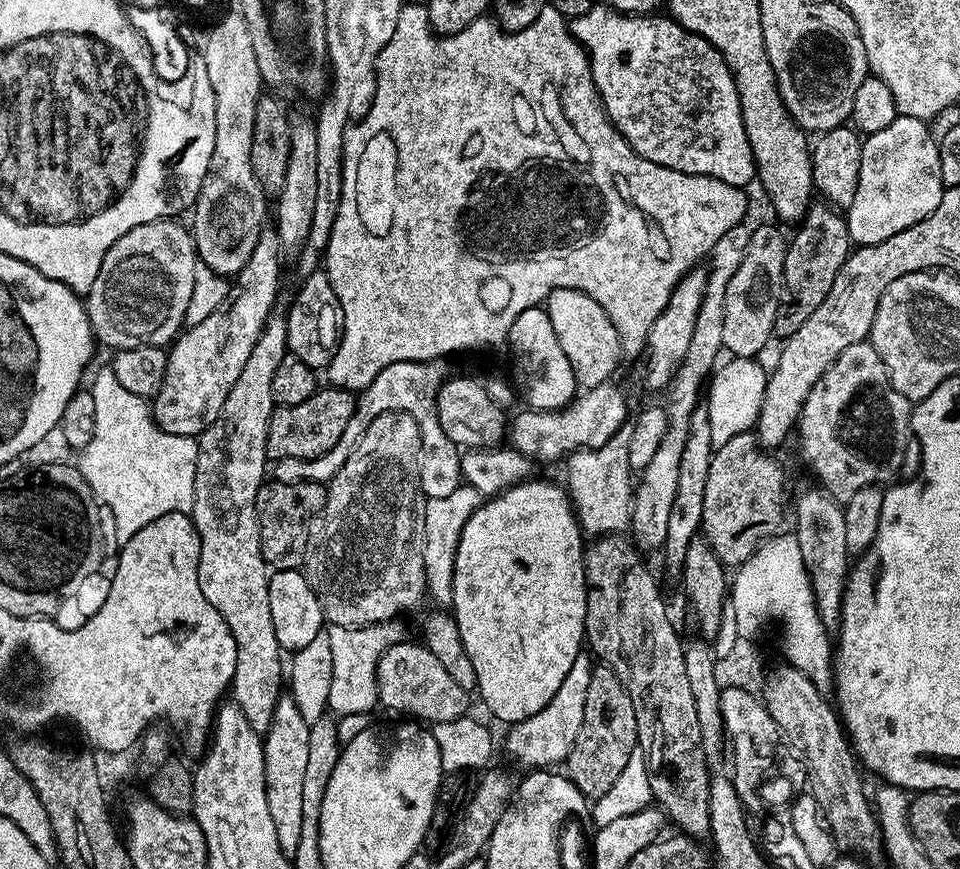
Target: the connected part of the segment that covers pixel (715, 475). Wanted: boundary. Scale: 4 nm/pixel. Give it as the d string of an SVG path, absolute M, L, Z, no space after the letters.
M755 431L738 434L734 438L730 438L730 442L726 442L721 448L717 448L713 451L710 470L706 474L706 498L702 502L702 535L704 539L710 542L714 554L718 554L718 558L725 566L739 566L745 564L771 536L775 536L781 531L780 523L784 520L784 468L772 456L775 455L773 455L771 451L765 449L764 445L757 439Z

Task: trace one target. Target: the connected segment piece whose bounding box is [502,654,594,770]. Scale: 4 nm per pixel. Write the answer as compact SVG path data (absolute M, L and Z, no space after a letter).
M588 654L574 658L574 666L570 666L562 686L558 686L558 694L554 694L554 698L550 698L550 702L546 702L538 714L509 727L502 748L508 751L510 759L525 764L528 770L548 770L567 761L574 746L574 738L578 738L578 730L582 730L582 718L586 714L586 690L590 690L590 674L594 667L594 660L591 659L593 657Z

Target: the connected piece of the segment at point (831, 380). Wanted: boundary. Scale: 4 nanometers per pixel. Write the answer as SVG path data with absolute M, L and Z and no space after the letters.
M870 342L852 344L846 350L842 350L842 354L835 360L834 363L832 363L830 370L826 370L826 374L822 374L822 378L818 378L818 382L814 382L814 386L806 398L798 423L798 434L800 432L800 452L804 455L805 462L812 467L813 474L821 480L817 481L819 481L822 485L824 491L831 494L834 499L845 502L850 498L853 498L854 494L862 487L866 487L868 485L884 486L897 479L896 471L903 466L904 455L908 452L908 440L910 444L910 433L912 431L912 410L913 405L909 403L902 394L898 394L898 390L894 390L894 386L888 377L886 362L882 362L882 358L878 354L878 350L874 350L874 346Z

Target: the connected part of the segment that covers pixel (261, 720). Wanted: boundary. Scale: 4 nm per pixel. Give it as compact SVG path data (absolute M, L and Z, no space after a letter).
M273 314L269 316L268 325L262 330L258 342L254 342L254 350L250 350L250 359L246 361L246 366L242 366L242 374L238 374L238 382L234 382L234 390L230 390L230 398L226 398L226 406L222 406L222 414L218 414L215 422L198 437L198 462L196 463L196 473L194 474L194 506L190 513L192 525L196 527L196 533L200 539L198 586L202 590L202 594L206 594L206 602L210 602L210 606L214 606L214 610L218 610L218 614L222 614L226 626L230 626L230 634L236 643L236 665L234 666L234 678L230 685L230 696L234 703L240 707L242 714L246 714L246 722L250 722L250 726L259 734L267 732L270 726L270 718L274 718L274 706L278 704L282 695L282 689L280 689L280 656L282 657L282 649L278 642L278 634L274 630L272 599L268 589L270 569L265 564L262 558L262 550L260 549L260 527L256 517L256 499L258 498L260 485L265 483L266 480L264 464L267 465L269 463L269 458L266 454L266 434L270 430L270 418L277 407L276 399L274 398L274 373L278 371L278 365L282 362L282 358L289 355L288 339L286 338L287 329L288 321L283 315Z

